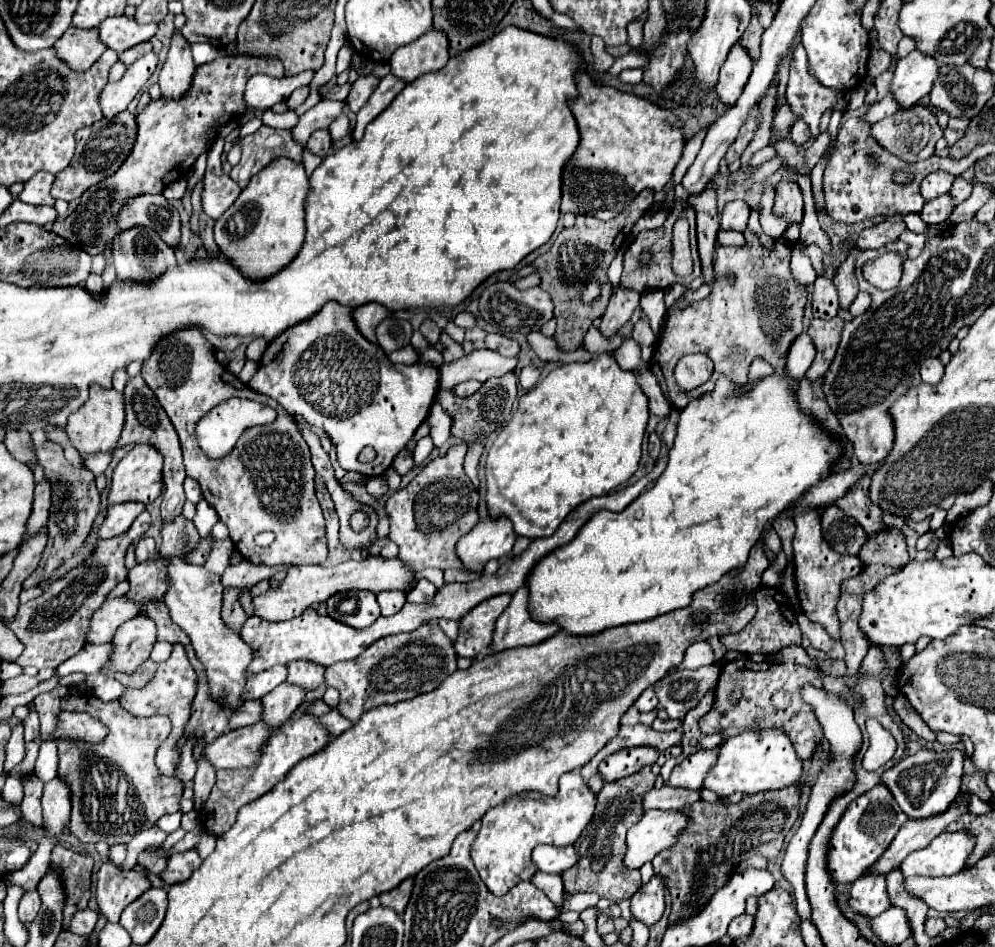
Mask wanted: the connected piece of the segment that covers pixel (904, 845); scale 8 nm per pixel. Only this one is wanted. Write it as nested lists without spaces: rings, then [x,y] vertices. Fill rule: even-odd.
[[[961,794],[949,806],[949,812],[943,812],[941,816],[931,816],[929,820],[907,820],[901,826],[901,830],[897,832],[897,836],[893,838],[893,842],[889,844],[889,848],[865,872],[865,876],[885,876],[891,870],[895,870],[905,860],[905,856],[909,856],[909,852],[929,846],[929,842],[937,834],[941,834],[947,824],[957,820],[961,814],[967,814],[967,808],[965,808],[967,806],[967,798],[969,798],[967,794]]]

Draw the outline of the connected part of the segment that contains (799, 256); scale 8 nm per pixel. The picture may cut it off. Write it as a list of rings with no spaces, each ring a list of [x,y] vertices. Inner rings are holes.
[[[799,238],[799,240],[795,242],[795,246],[793,246],[791,272],[793,272],[795,280],[800,284],[809,285],[815,281],[817,276],[815,276],[815,270],[813,270],[813,266],[811,266],[811,260],[809,260],[809,256],[807,256],[805,248],[807,248],[805,240],[803,240],[803,238]]]

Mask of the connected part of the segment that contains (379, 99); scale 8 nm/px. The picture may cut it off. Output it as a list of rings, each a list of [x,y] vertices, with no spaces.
[[[385,76],[379,86],[375,88],[375,92],[371,94],[371,100],[357,112],[357,124],[353,128],[353,140],[359,142],[363,136],[365,126],[375,120],[391,102],[393,98],[405,88],[405,84],[401,84],[401,80],[393,80],[393,76]]]

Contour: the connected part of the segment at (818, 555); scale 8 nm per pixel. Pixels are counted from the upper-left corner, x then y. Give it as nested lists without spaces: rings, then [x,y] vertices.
[[[815,508],[807,512],[793,512],[793,520],[797,532],[793,536],[793,568],[795,568],[795,582],[797,582],[797,596],[801,600],[803,612],[809,620],[819,622],[835,640],[839,640],[839,624],[835,606],[841,594],[841,582],[863,572],[863,562],[859,556],[845,556],[833,552],[821,532],[821,514],[825,508]]]

